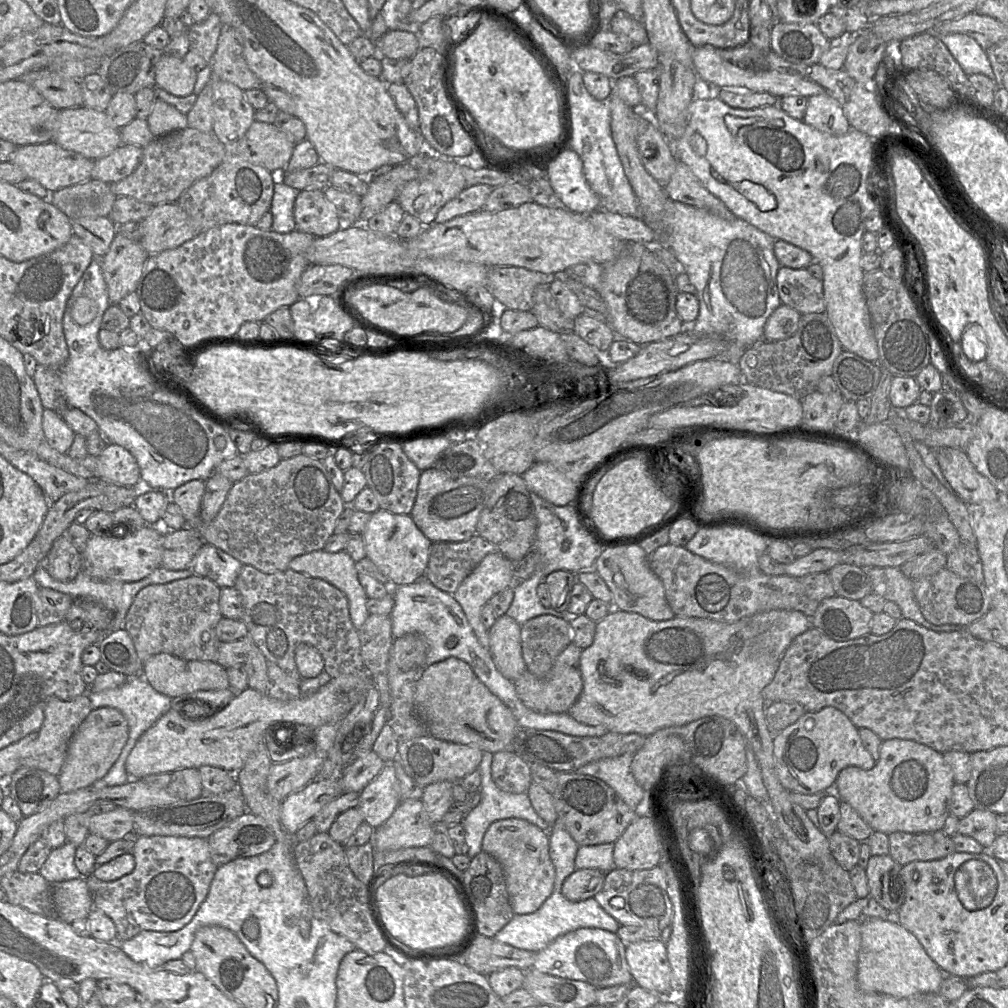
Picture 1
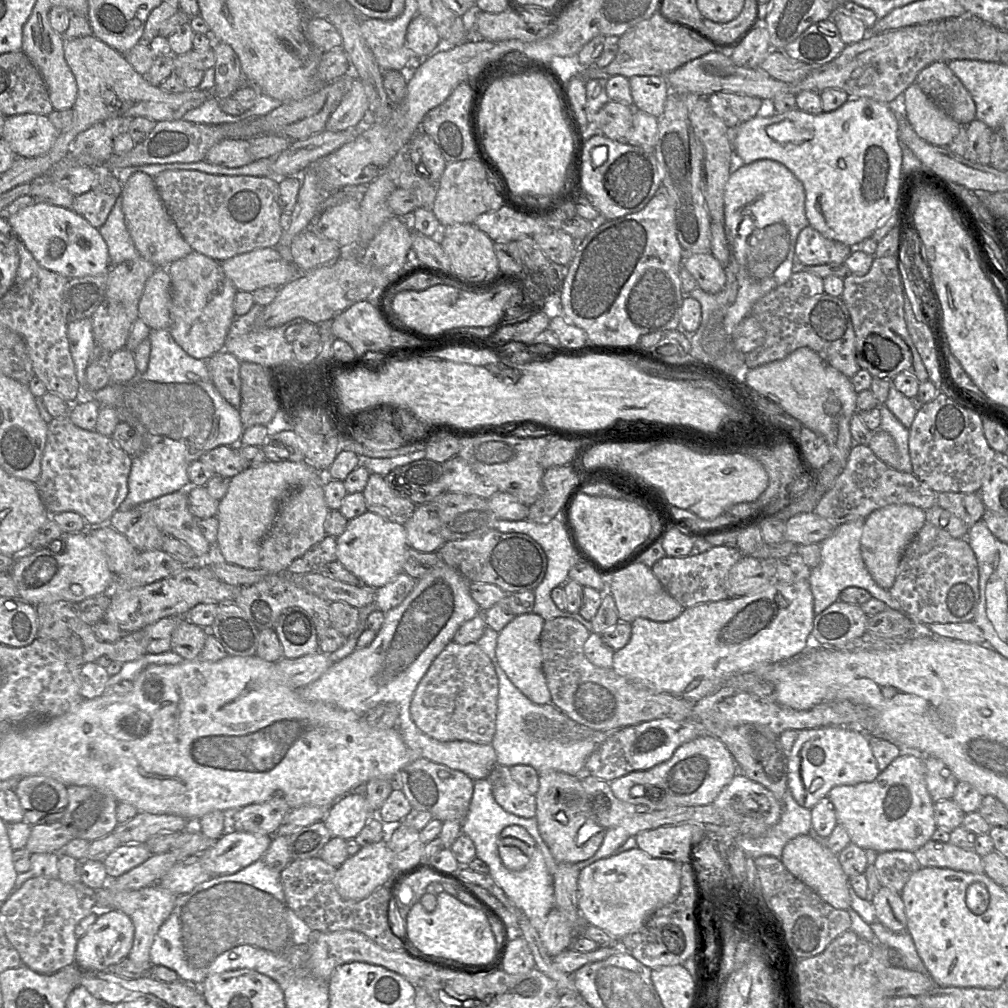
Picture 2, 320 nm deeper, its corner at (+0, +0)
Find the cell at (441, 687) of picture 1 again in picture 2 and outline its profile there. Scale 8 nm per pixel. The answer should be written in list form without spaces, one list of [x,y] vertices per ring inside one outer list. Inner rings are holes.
[[[540,771],[536,820],[542,839],[558,863],[578,863],[592,857],[601,846],[606,828],[595,821],[580,776],[560,771]]]

